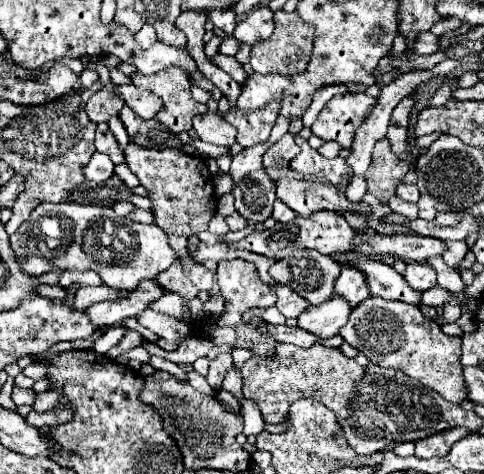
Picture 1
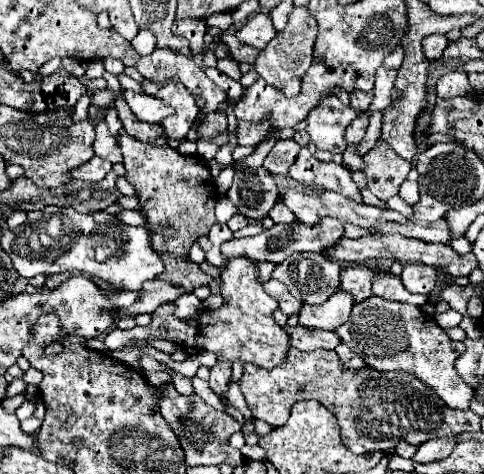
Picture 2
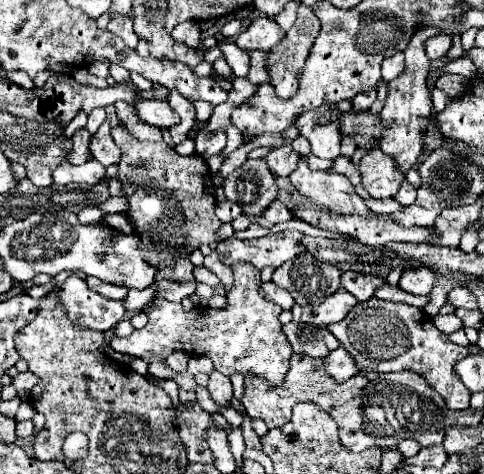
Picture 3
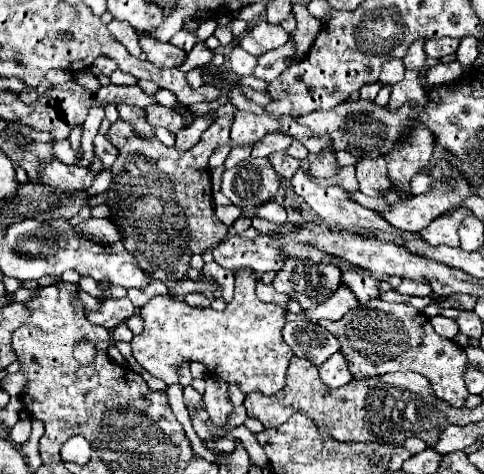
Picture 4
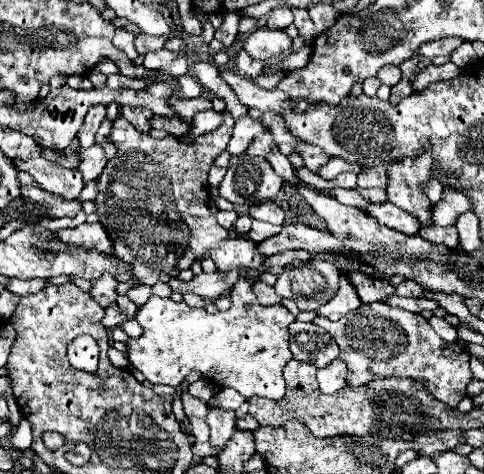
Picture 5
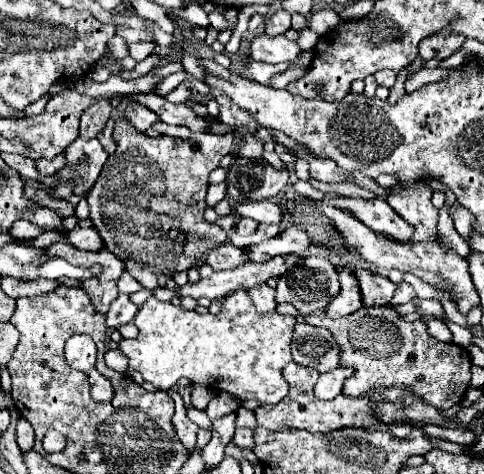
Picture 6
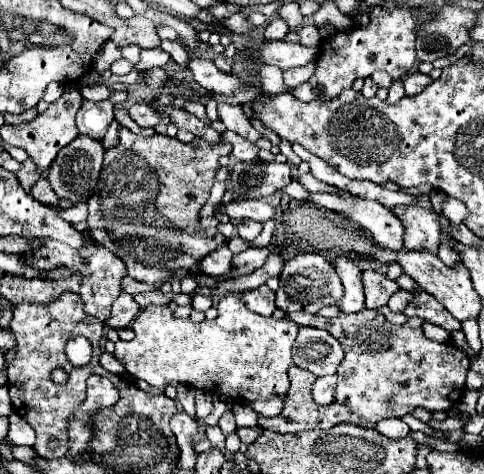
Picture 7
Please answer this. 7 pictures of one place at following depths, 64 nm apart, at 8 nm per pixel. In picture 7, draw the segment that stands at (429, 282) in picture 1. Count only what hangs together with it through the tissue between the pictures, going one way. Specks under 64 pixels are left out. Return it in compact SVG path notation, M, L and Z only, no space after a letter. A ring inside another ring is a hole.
M398 290L398 292L388 300L388 308L390 308L392 312L402 312L402 310L410 304L410 300L412 300L412 292L408 292L408 290Z

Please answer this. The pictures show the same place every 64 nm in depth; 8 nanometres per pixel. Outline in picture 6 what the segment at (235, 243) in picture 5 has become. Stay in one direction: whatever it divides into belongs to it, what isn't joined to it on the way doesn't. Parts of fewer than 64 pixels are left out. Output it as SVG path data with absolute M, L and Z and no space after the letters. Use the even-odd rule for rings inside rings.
M222 244L214 250L210 250L206 256L206 264L210 264L214 272L238 268L244 262L248 262L248 258L244 256L244 250L232 246L232 244Z

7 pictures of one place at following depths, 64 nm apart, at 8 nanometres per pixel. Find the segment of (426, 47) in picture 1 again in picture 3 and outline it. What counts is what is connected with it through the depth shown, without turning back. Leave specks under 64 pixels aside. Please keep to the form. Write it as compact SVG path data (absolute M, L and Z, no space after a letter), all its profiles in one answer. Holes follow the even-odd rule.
M448 34L432 36L432 38L426 40L426 56L430 60L436 60L436 58L446 56L450 48L452 48L452 36L448 36Z

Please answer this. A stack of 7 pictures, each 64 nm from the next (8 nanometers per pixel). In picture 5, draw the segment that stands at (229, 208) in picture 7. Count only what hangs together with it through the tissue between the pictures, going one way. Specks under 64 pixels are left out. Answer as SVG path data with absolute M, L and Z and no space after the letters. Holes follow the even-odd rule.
M264 202L264 204L256 204L248 210L248 214L256 220L262 222L270 222L270 224L282 224L284 222L284 210L274 204L274 202Z

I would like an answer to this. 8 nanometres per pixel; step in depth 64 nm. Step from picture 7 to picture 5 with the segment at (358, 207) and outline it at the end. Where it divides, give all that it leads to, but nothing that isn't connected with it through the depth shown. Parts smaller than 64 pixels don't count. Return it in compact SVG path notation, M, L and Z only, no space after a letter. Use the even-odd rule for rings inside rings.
M382 202L382 204L368 204L366 208L362 208L364 212L368 212L368 216L372 216L378 224L388 226L392 230L398 230L402 234L414 236L420 230L420 224L416 224L416 218L410 216L408 212L390 206L390 202Z

